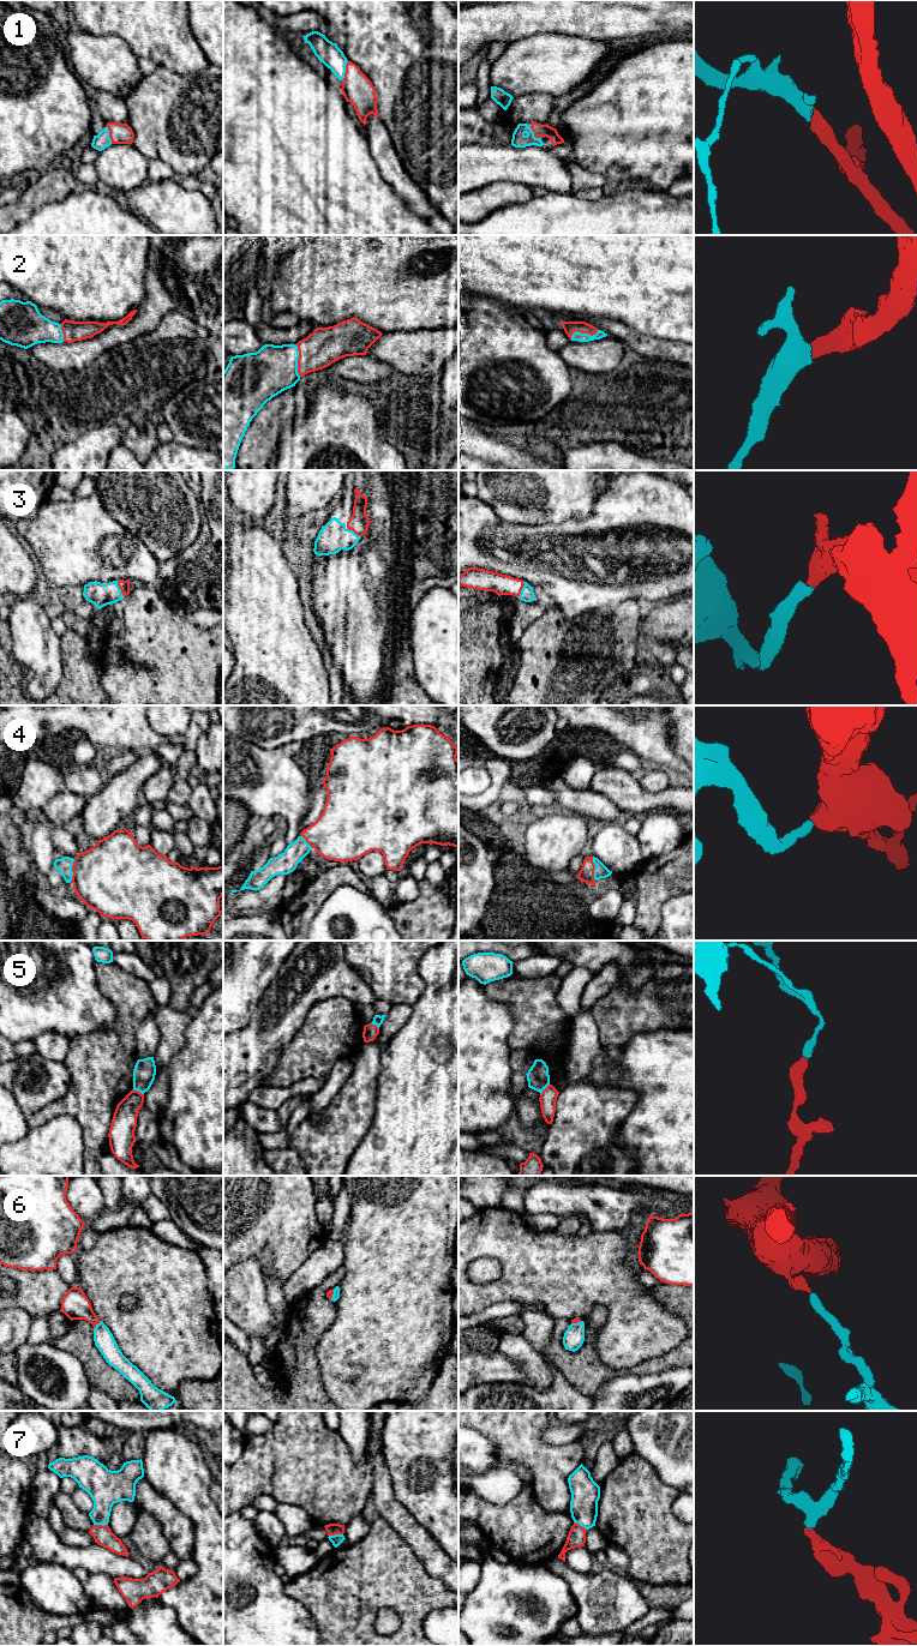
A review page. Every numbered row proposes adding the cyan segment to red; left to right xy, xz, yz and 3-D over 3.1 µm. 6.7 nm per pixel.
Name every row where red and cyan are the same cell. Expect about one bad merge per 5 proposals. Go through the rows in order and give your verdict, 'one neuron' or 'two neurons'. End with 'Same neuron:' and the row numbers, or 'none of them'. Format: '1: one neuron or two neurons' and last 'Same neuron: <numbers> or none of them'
1: one neuron
2: one neuron
3: one neuron
4: one neuron
5: two neurons
6: one neuron
7: two neurons
Same neuron: 1, 2, 3, 4, 6

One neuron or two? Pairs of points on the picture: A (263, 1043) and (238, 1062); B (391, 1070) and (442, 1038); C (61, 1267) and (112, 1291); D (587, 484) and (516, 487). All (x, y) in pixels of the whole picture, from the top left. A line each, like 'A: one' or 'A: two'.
A: one
B: one
C: two
D: one

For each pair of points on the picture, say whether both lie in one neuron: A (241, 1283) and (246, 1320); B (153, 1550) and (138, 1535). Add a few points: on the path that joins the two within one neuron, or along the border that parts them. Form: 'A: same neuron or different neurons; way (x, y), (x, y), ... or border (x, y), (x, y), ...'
A: same neuron; way (241, 1292), (246, 1310)
B: same neuron; way (150, 1547), (142, 1538)

